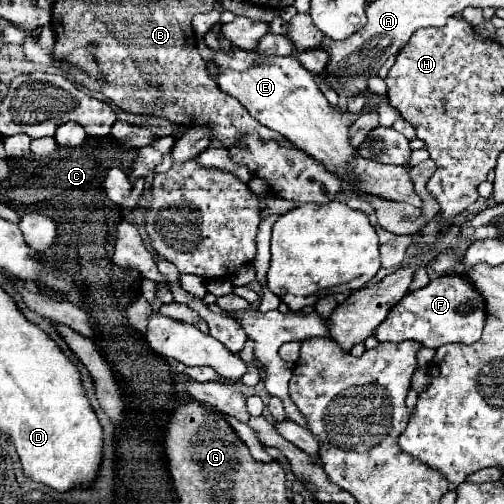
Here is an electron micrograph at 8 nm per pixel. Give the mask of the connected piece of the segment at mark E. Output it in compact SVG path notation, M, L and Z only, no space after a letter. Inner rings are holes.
M242 48L210 52L216 66L214 80L222 92L236 98L260 124L280 132L300 150L322 160L330 172L346 172L346 162L356 154L348 140L348 128L358 114L332 108L320 92L314 74L304 70L294 56L262 56L262 52L242 52Z

